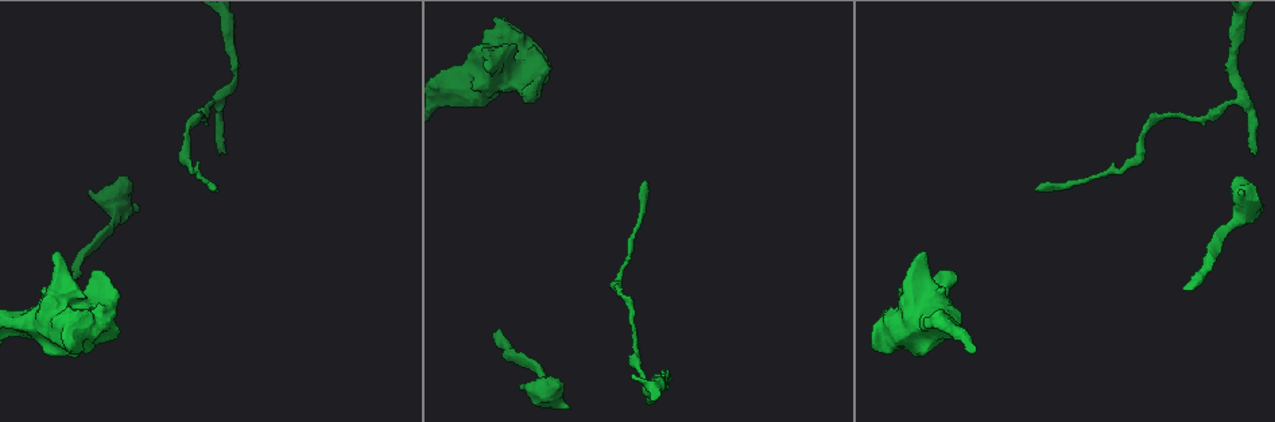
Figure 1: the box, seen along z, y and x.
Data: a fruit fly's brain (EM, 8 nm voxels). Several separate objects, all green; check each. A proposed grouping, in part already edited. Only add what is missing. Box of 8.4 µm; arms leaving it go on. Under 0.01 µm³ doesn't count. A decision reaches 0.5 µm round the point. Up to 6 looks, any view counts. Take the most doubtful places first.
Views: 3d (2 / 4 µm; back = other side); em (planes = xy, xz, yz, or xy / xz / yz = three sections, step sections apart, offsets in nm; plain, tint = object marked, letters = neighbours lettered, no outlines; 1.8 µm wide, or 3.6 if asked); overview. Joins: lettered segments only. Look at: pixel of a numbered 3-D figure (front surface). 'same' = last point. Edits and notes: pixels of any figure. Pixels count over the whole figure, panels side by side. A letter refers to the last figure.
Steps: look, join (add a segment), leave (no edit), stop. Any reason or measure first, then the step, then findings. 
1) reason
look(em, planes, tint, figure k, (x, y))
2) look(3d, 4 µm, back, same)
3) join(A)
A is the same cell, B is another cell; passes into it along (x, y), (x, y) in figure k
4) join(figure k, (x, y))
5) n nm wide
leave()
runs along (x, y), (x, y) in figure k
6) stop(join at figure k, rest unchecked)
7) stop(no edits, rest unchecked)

thin end
look(em, planes, tint, figure 1, (1185, 288))

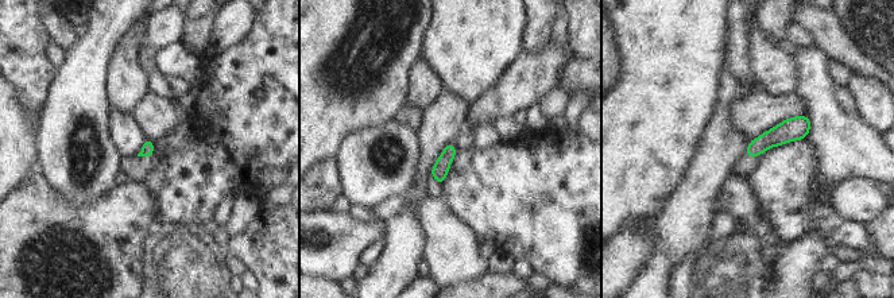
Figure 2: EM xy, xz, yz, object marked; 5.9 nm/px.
look(em, planes, letters, same)

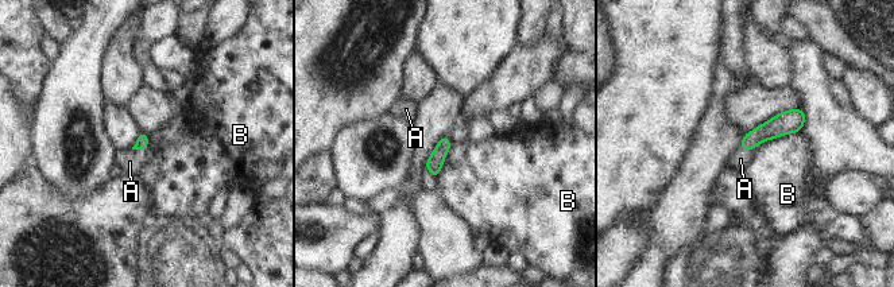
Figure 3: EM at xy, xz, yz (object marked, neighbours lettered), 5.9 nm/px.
join(A)
A is the same cell, B is another cell; passes into it along (142, 143), (139, 148), (130, 162) in figure 3; the neuron continues

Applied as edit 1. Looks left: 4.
branch stops here
look(3d, 2 µm, figure 1, (226, 153))

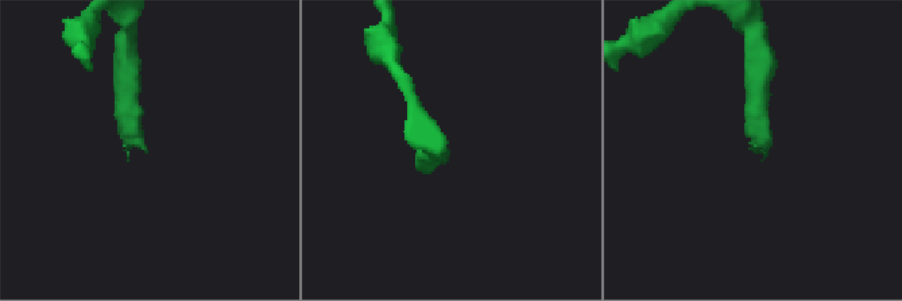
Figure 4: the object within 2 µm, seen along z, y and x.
look(em, xy, step 8, letters, figure 4, (449, 153))

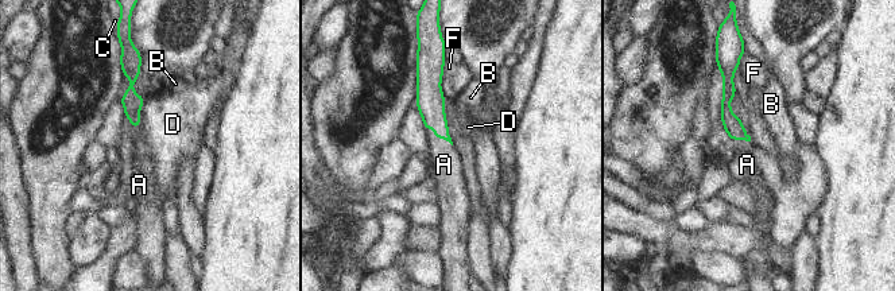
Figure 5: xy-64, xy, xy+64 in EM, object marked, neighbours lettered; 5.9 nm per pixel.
F touches over 220 nm
join(A)
A is the same cell, B, C, D and F are other cells; it goes on there

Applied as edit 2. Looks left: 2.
stop(join at figure 3, join at figure 5, rest unchecked)

